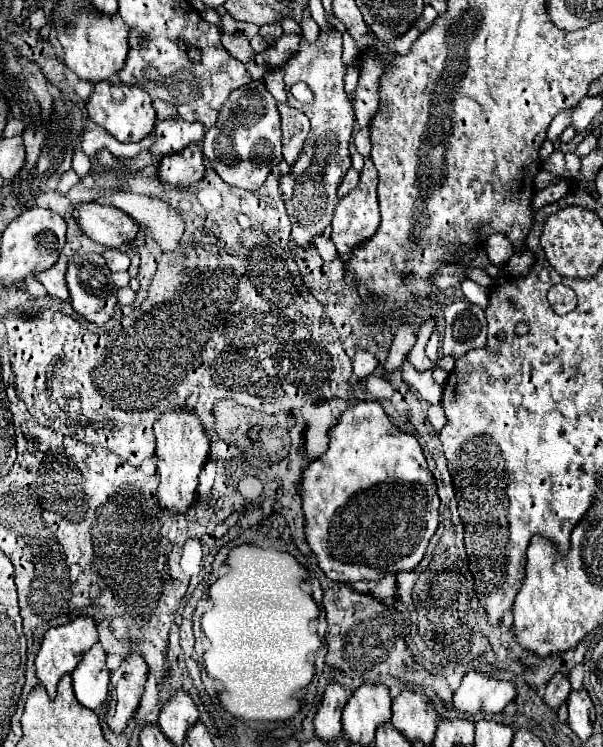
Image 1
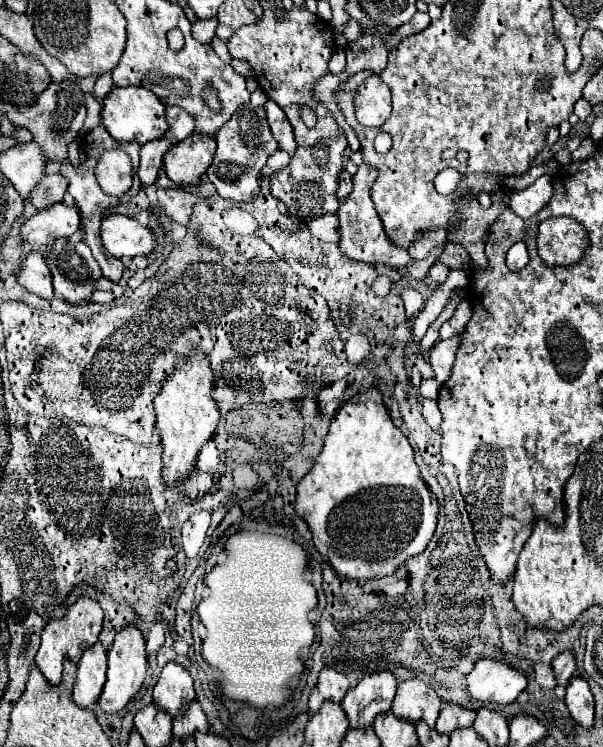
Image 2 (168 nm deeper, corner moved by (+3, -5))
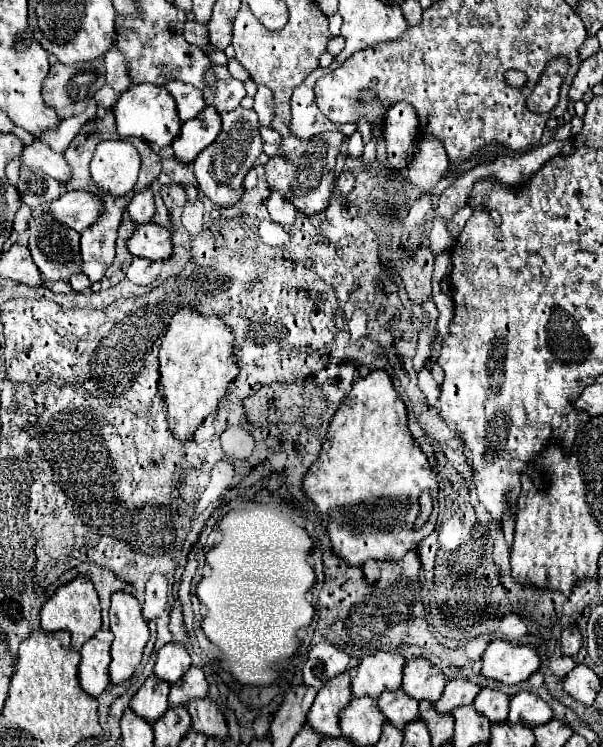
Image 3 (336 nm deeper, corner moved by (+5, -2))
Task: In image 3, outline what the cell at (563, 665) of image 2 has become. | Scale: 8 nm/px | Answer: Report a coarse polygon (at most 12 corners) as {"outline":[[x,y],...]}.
{"outline":[[577,626],[561,632],[563,656],[575,656],[581,648]]}

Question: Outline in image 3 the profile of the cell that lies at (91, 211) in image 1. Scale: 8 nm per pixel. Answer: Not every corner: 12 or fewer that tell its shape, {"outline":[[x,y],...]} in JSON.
{"outline":[[149,222],[133,230],[133,256],[165,260],[171,234]]}

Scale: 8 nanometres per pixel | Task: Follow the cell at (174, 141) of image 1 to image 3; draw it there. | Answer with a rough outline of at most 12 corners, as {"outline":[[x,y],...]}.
{"outline":[[151,186],[133,196],[127,206],[137,224],[151,222],[155,212]]}

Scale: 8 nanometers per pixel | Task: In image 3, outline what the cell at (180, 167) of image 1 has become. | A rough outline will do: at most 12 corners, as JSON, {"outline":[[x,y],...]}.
{"outline":[[207,106],[181,126],[173,152],[191,164],[221,130],[221,116]]}

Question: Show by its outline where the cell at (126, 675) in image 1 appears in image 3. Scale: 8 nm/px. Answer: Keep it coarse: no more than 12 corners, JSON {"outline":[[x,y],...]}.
{"outline":[[111,596],[109,682],[129,680],[149,640],[139,602]]}

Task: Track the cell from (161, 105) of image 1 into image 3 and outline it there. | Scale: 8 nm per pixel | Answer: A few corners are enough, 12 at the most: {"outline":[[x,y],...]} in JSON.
{"outline":[[167,82],[181,122],[205,108],[201,90]]}

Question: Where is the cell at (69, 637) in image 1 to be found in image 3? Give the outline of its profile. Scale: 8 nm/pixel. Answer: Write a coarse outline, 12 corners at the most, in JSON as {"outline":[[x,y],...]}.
{"outline":[[87,576],[61,586],[41,610],[45,632],[67,630],[81,650],[101,628]]}

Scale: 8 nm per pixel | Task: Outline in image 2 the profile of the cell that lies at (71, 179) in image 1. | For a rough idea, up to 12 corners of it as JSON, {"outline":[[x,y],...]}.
{"outline":[[61,173],[45,175],[29,193],[35,209],[63,199],[67,179]]}

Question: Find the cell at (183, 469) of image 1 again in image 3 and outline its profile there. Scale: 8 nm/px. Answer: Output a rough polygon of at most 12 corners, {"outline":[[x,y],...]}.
{"outline":[[181,308],[159,348],[159,392],[187,442],[237,376],[233,334]]}

